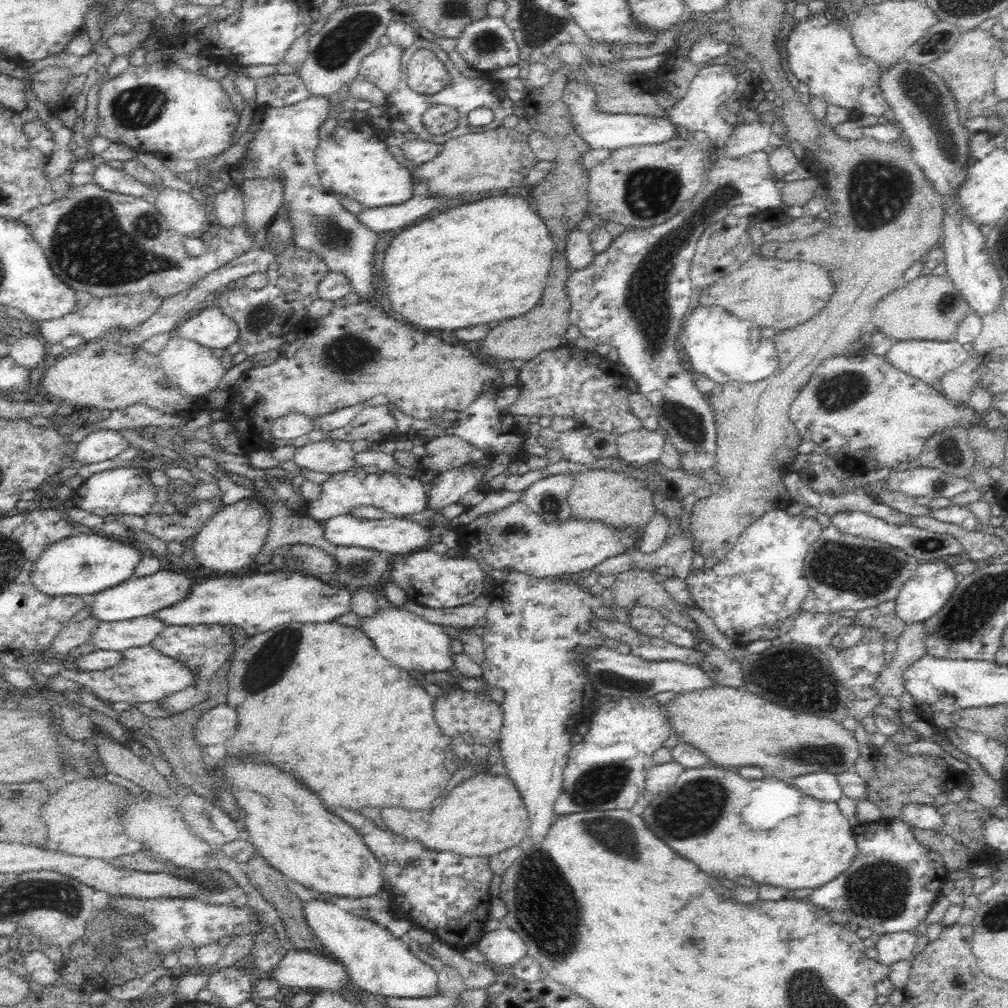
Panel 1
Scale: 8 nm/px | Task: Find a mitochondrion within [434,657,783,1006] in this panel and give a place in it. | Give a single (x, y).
(538, 895)

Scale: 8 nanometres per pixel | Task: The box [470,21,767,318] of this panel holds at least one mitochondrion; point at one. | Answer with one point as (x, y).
(649, 192)

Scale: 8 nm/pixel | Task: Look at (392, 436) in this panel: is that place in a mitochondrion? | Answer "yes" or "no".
no

